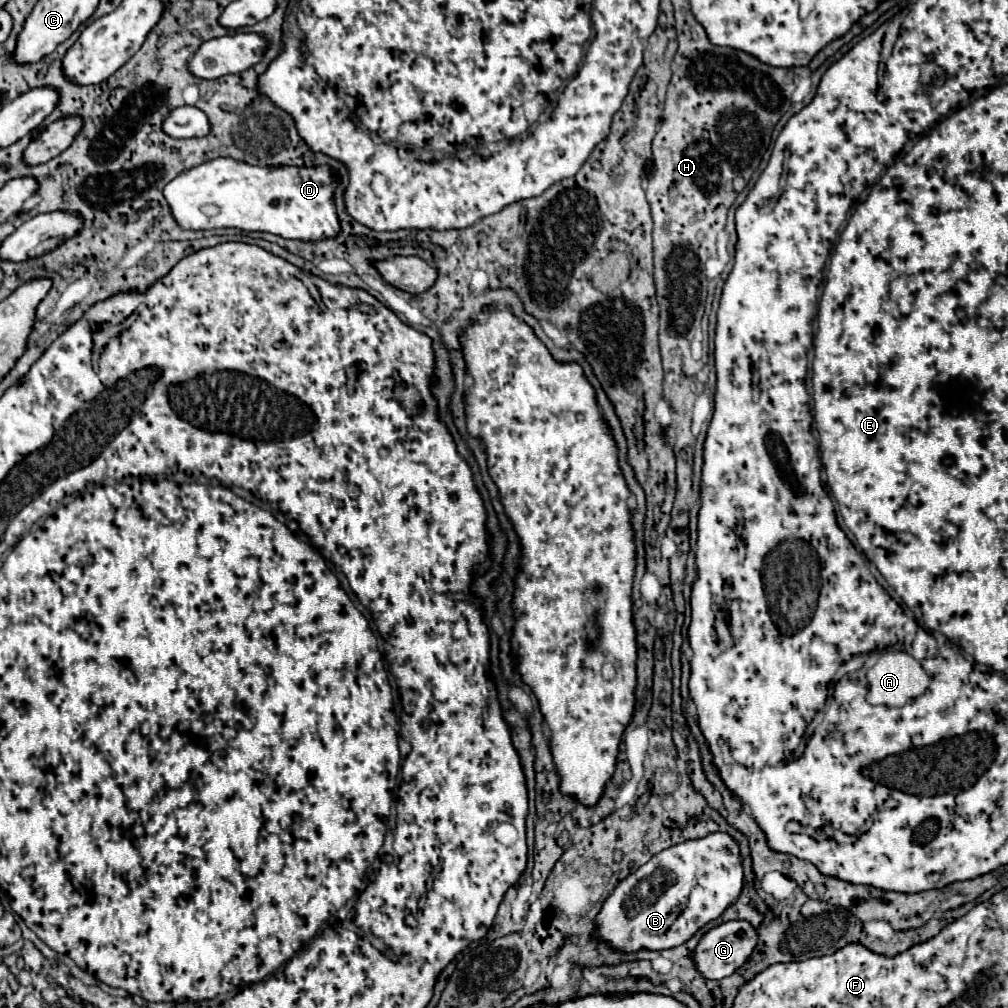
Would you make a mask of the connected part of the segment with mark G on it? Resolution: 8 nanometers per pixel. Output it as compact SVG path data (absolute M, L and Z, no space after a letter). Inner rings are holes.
M744 920L724 922L720 926L710 928L702 936L698 946L694 948L692 960L704 978L726 978L748 960L748 956L752 954L754 946L756 946L756 938L758 938L756 930L750 926L750 922L744 922Z

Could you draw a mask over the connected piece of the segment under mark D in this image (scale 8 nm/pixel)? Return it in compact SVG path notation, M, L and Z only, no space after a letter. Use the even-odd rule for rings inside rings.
M216 158L178 174L164 188L170 212L184 230L238 228L260 230L294 240L320 240L336 236L338 216L332 204L334 178L328 166L250 166L232 158Z

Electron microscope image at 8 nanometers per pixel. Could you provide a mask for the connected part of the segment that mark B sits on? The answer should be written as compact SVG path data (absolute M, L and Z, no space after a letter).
M722 832L670 846L622 880L596 916L594 936L616 952L668 950L718 918L742 890L738 844Z

